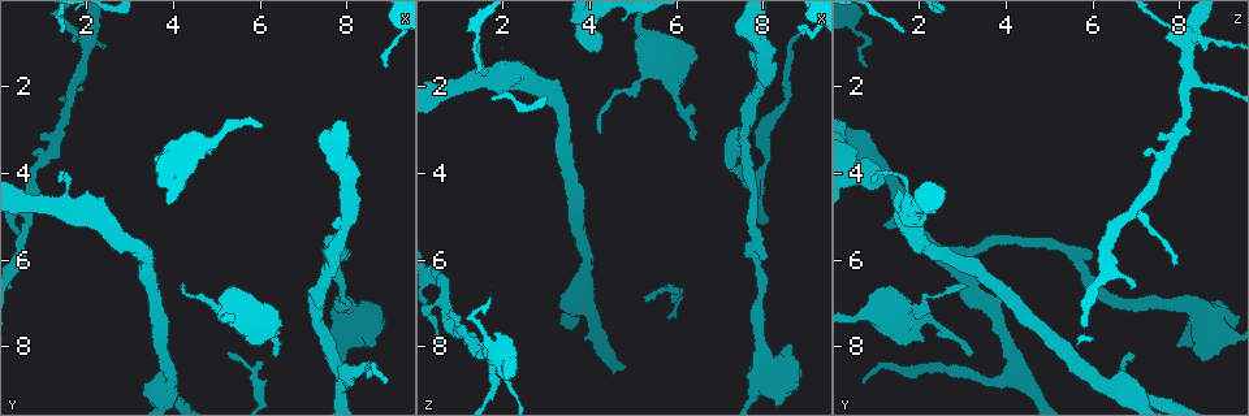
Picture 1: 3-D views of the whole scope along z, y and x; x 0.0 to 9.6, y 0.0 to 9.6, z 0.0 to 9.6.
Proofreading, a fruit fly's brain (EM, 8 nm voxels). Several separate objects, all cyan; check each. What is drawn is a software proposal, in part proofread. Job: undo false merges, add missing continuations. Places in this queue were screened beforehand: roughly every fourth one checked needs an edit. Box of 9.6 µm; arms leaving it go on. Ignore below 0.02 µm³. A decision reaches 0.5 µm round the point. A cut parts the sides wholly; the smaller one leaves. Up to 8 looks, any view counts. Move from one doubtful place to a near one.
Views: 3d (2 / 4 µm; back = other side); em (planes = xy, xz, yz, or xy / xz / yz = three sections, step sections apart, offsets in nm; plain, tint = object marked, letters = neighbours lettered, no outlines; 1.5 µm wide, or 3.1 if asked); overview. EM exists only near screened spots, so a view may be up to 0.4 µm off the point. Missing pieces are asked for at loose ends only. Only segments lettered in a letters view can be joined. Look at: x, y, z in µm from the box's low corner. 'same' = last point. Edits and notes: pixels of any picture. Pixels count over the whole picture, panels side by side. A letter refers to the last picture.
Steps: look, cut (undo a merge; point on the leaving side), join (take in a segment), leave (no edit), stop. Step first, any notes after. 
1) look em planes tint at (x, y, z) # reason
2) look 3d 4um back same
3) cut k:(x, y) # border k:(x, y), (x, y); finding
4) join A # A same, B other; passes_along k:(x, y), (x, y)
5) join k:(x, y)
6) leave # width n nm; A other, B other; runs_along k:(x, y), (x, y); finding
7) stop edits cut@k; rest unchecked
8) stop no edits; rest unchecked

look 3d 4um at (8.85, 8.80, 0.65) # thin end

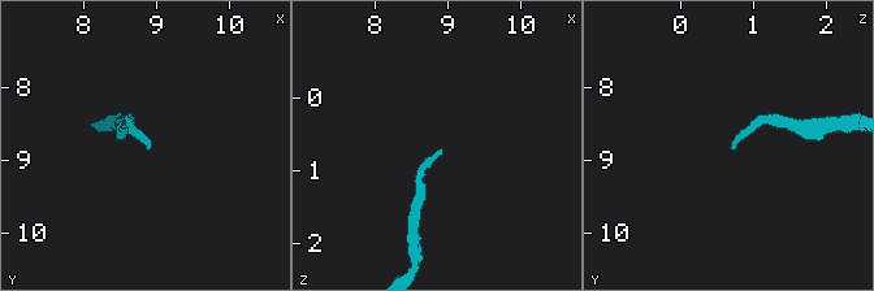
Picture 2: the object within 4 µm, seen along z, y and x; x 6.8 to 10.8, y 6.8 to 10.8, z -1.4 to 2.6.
look em xy step 4 letters at (8.90, 8.85, 0.65) # need the tissue

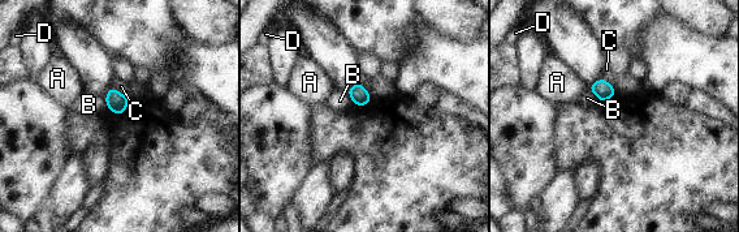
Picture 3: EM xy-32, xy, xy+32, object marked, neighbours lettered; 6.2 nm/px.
leave # longest_contact C 120 nm; A other, B other, C other, D other; border 3:(112, 85), (126, 97); none of them fits

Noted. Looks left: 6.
look em planes tint at (8.00, 7.10, 8.35) # thick turns thin

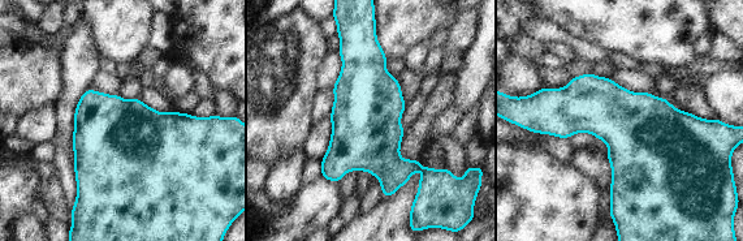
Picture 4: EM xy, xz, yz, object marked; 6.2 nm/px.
look em planes letters same

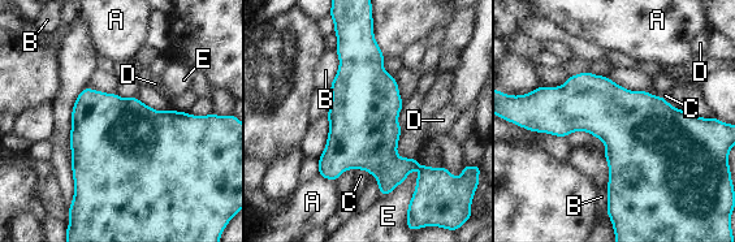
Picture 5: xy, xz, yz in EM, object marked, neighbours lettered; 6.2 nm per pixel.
leave # width 440 nm; A other, B other, C other, D other, E other; border 5:(661, 95), (671, 106), (683, 111); all the same neuron

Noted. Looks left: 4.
look em planes letters at (1.40, 4.15, 0.90) # tapers out

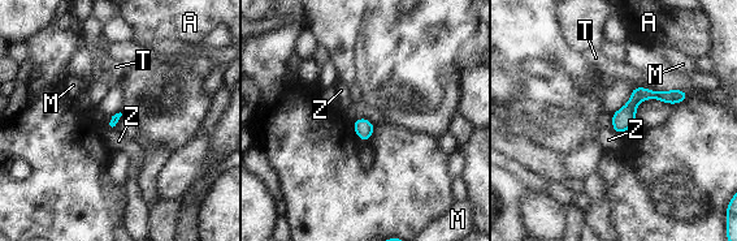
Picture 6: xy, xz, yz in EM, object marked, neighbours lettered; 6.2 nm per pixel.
leave # A other, M other, T other, Z other; border 6:(107, 127), (116, 130); no lettered segment goes on from it

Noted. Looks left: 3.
stop no edits; rest unchecked

